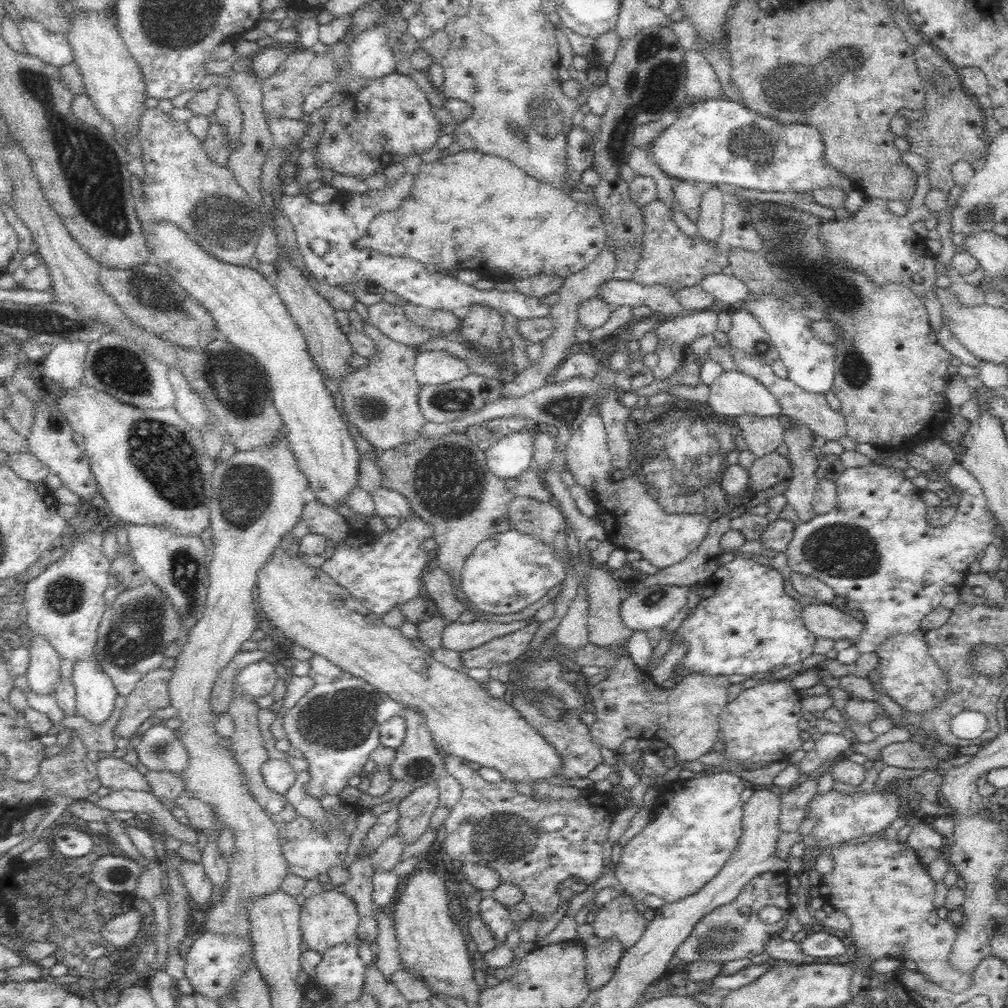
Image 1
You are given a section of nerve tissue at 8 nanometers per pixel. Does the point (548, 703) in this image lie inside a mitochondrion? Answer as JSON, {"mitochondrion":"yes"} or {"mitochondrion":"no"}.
{"mitochondrion":"yes"}

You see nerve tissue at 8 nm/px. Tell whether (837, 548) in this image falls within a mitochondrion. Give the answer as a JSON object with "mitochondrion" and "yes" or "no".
{"mitochondrion":"yes"}

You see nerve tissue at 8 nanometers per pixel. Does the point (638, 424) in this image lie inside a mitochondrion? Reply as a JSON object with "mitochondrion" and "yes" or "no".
{"mitochondrion":"no"}

